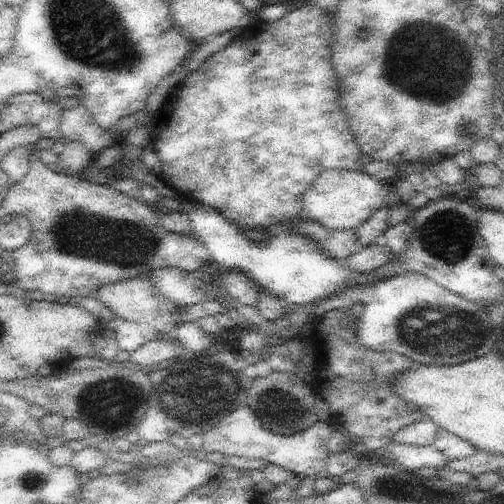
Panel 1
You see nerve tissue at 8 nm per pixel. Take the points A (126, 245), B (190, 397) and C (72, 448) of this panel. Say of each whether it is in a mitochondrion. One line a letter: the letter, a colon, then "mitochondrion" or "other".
A: mitochondrion
B: mitochondrion
C: other

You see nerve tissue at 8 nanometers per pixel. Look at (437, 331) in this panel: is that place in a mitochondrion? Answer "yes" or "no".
yes

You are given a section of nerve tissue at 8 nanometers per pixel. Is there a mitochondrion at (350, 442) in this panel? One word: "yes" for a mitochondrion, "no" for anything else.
no

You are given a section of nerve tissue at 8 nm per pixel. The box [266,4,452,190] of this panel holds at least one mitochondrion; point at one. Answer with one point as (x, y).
(395, 51)

